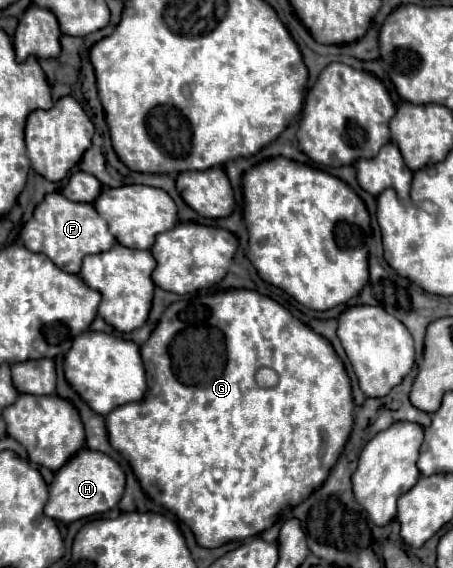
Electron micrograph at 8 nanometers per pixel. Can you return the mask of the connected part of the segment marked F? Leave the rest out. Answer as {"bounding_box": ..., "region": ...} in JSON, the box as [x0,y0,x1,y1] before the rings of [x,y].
{"bounding_box":[21,192,115,274],"region":[[[51,192],[43,198],[41,204],[37,204],[31,220],[21,228],[21,242],[31,252],[43,252],[45,256],[49,256],[49,260],[53,260],[57,268],[77,274],[83,256],[105,252],[105,248],[111,248],[115,244],[115,238],[93,204],[71,202],[61,192]]]}

